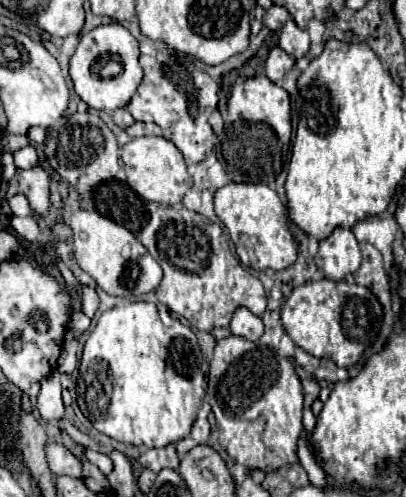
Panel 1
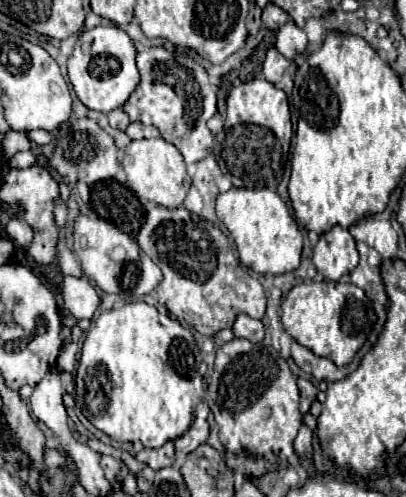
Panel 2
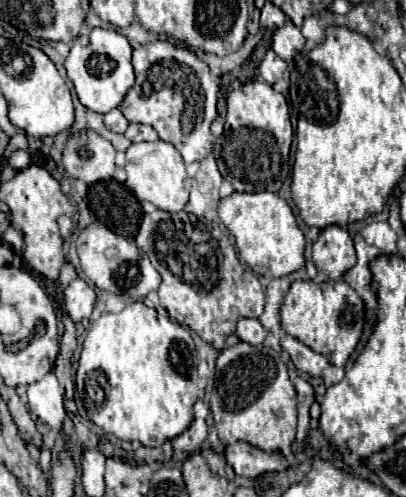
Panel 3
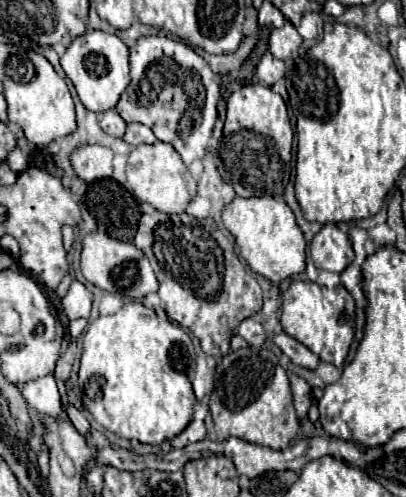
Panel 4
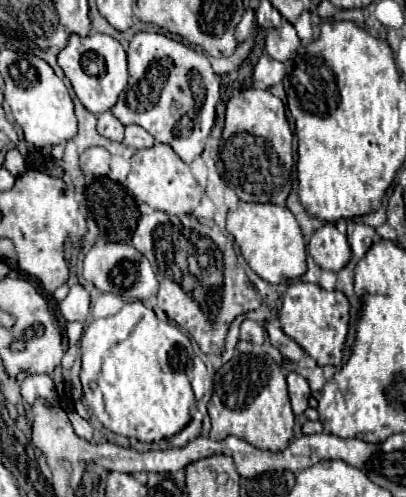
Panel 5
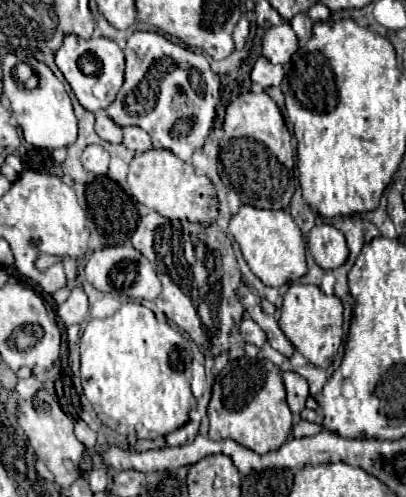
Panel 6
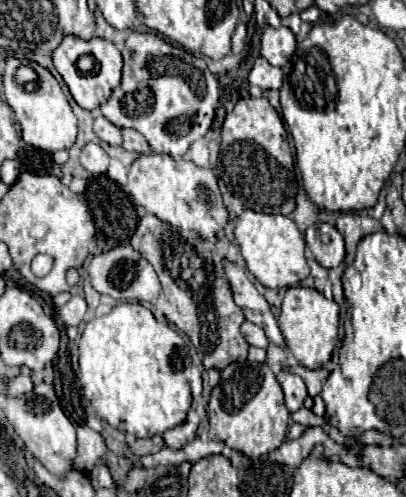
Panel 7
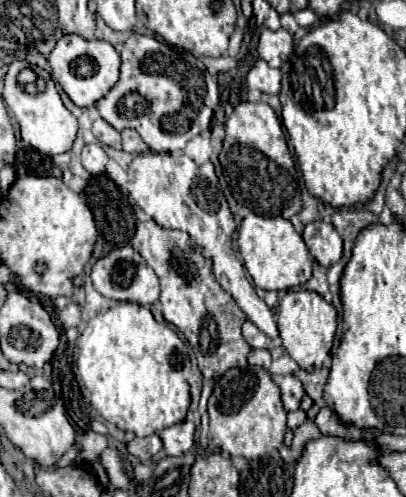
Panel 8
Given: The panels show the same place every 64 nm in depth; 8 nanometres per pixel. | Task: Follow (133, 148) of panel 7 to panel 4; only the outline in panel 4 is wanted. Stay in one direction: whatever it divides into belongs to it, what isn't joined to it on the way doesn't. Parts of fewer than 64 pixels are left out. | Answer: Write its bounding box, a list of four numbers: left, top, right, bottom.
[124,124,156,146]

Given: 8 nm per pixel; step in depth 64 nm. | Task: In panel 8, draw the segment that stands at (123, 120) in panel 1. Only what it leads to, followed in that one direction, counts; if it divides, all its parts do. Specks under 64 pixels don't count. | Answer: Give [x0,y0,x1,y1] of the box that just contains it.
[92,118,120,150]

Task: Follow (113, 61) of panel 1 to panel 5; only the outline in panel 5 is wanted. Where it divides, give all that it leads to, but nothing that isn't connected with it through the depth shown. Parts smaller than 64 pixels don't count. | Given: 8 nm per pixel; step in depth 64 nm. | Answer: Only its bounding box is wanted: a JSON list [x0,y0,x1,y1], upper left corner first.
[58,34,128,114]

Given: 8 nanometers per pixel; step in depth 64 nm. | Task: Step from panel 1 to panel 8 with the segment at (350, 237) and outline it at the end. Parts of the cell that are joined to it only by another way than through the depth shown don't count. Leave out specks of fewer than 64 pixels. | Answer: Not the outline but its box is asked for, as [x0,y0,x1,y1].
[302,220,342,268]

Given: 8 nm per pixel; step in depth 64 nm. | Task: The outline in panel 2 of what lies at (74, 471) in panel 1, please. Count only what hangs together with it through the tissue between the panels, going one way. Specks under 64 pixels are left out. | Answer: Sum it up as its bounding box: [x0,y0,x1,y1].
[44,448,66,468]

